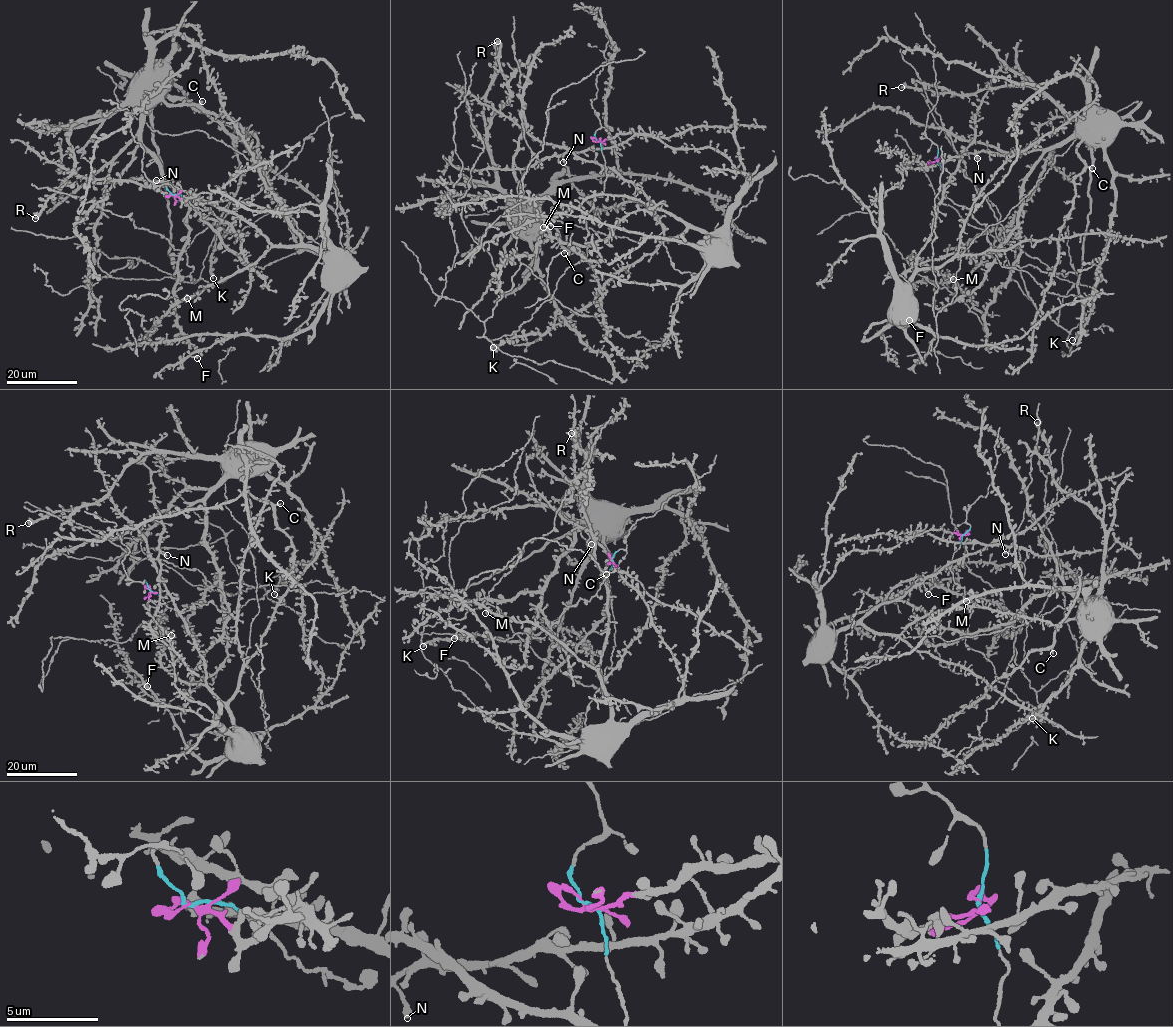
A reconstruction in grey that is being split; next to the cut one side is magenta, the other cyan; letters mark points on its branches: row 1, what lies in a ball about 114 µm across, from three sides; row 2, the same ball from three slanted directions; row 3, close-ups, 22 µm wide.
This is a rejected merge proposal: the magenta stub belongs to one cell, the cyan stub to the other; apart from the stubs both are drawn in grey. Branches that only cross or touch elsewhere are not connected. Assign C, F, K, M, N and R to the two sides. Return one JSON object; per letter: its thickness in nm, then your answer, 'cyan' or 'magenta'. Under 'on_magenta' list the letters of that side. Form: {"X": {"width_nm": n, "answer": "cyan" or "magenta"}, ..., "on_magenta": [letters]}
{"C": {"width_nm": 400, "answer": "cyan"}, "F": {"width_nm": 400, "answer": "magenta"}, "K": {"width_nm": 240, "answer": "cyan"}, "M": {"width_nm": 420, "answer": "magenta"}, "N": {"width_nm": 340, "answer": "magenta"}, "R": {"width_nm": 420, "answer": "cyan"}, "on_magenta": ["F", "M", "N"]}

